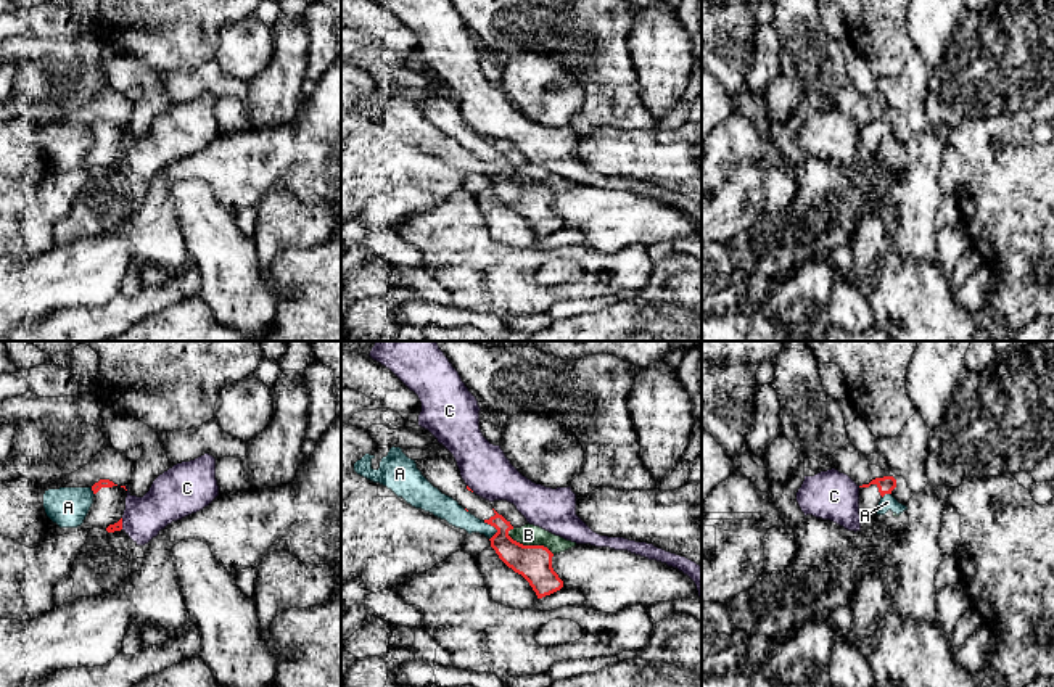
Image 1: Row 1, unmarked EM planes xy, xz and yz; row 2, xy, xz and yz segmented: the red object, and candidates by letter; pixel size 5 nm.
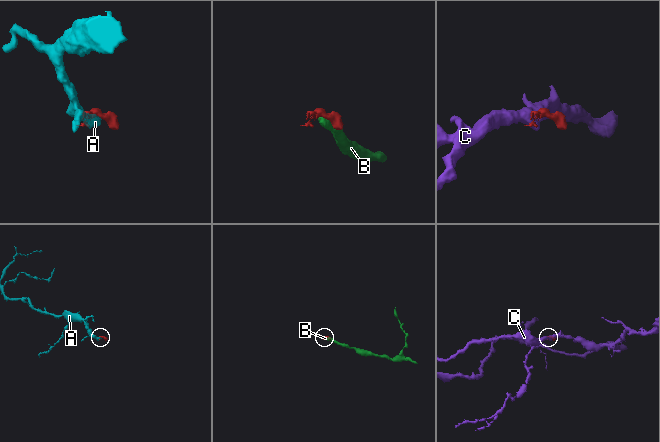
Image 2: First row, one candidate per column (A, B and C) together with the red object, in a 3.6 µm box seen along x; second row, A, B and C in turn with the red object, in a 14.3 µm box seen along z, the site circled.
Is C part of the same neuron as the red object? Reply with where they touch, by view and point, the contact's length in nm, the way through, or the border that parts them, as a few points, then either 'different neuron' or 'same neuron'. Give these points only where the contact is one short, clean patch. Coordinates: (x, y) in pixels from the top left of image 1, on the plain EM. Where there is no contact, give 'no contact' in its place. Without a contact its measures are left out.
meets red in xy at (121, 163); contact 60 nm long; border along xy (121, 158), (123, 168); different neuron

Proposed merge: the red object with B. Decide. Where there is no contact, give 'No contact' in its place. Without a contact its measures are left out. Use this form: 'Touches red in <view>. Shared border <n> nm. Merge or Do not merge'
Touches red in xz. Shared border 260 nm. Do not merge

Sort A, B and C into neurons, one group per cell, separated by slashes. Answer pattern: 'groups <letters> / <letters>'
groups A B / C

